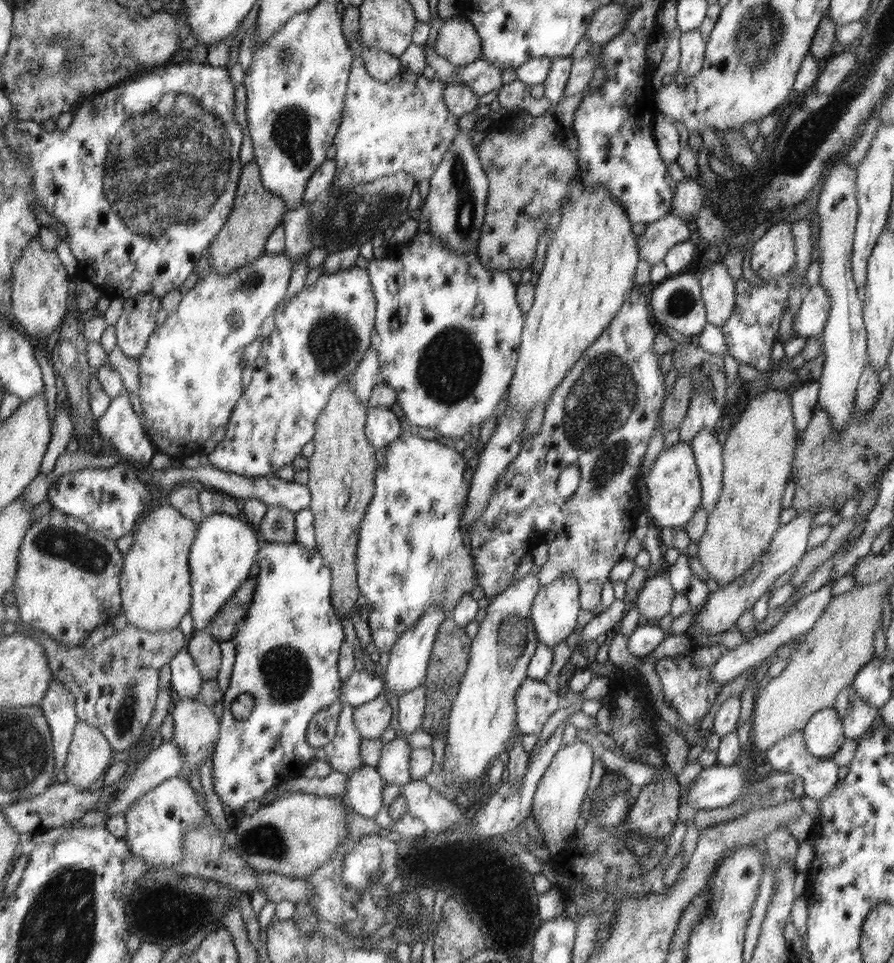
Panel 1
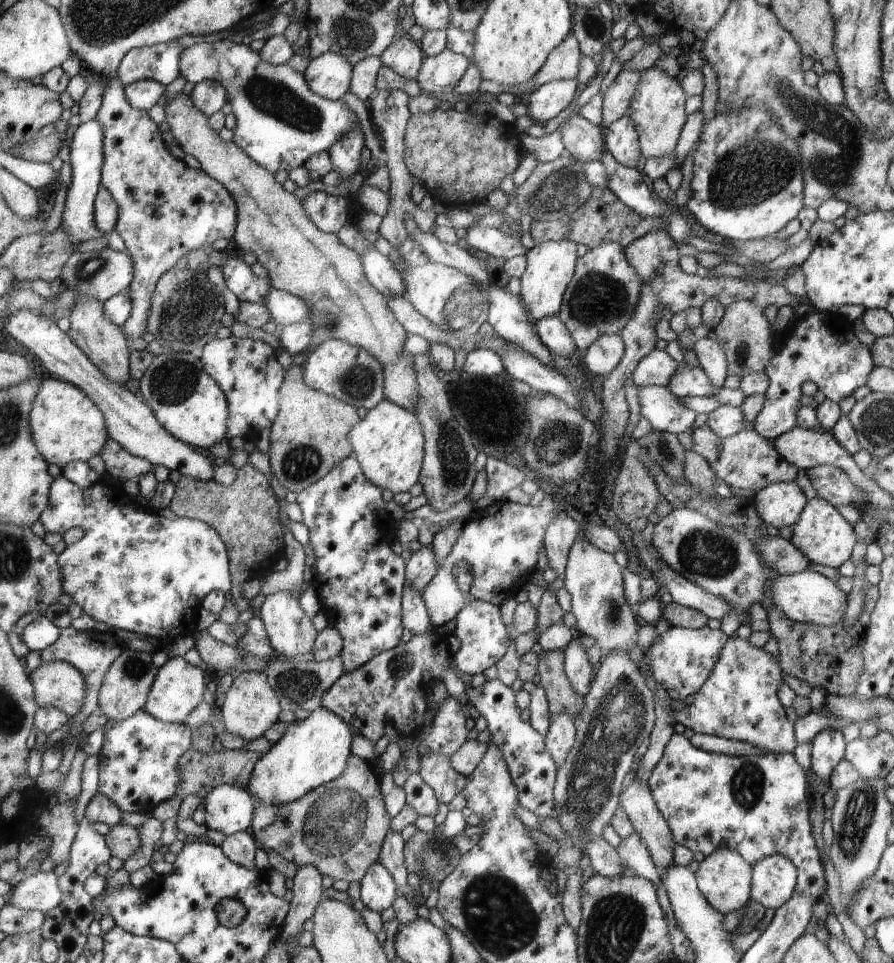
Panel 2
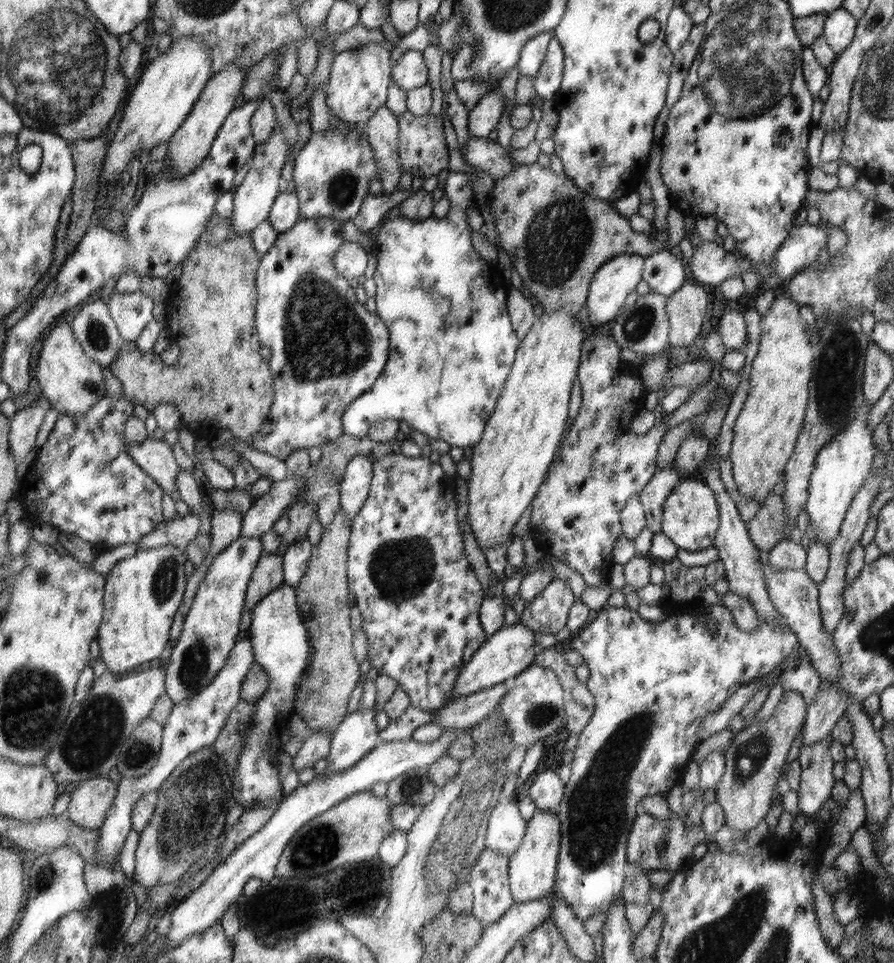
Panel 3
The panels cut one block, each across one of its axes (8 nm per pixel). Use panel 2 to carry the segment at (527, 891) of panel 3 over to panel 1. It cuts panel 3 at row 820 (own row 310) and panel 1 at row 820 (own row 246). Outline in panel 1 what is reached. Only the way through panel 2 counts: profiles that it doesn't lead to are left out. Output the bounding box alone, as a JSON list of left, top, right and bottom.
[531,739,594,855]

